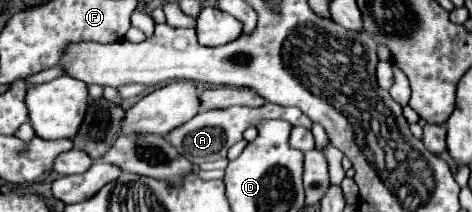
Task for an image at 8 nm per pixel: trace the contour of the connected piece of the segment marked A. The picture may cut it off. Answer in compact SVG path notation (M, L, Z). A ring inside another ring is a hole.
M266 103L258 109L252 107L232 107L232 109L220 109L220 111L202 111L196 117L192 117L188 123L176 127L174 131L170 131L164 139L168 143L172 143L172 147L188 157L188 161L192 165L198 165L200 161L216 161L226 157L228 149L242 139L242 133L250 127L256 125L260 119L286 119L292 125L302 125L302 127L312 127L312 121L308 121L308 117L304 117L304 113L300 113L300 109L296 107L280 107L280 105L272 105Z

